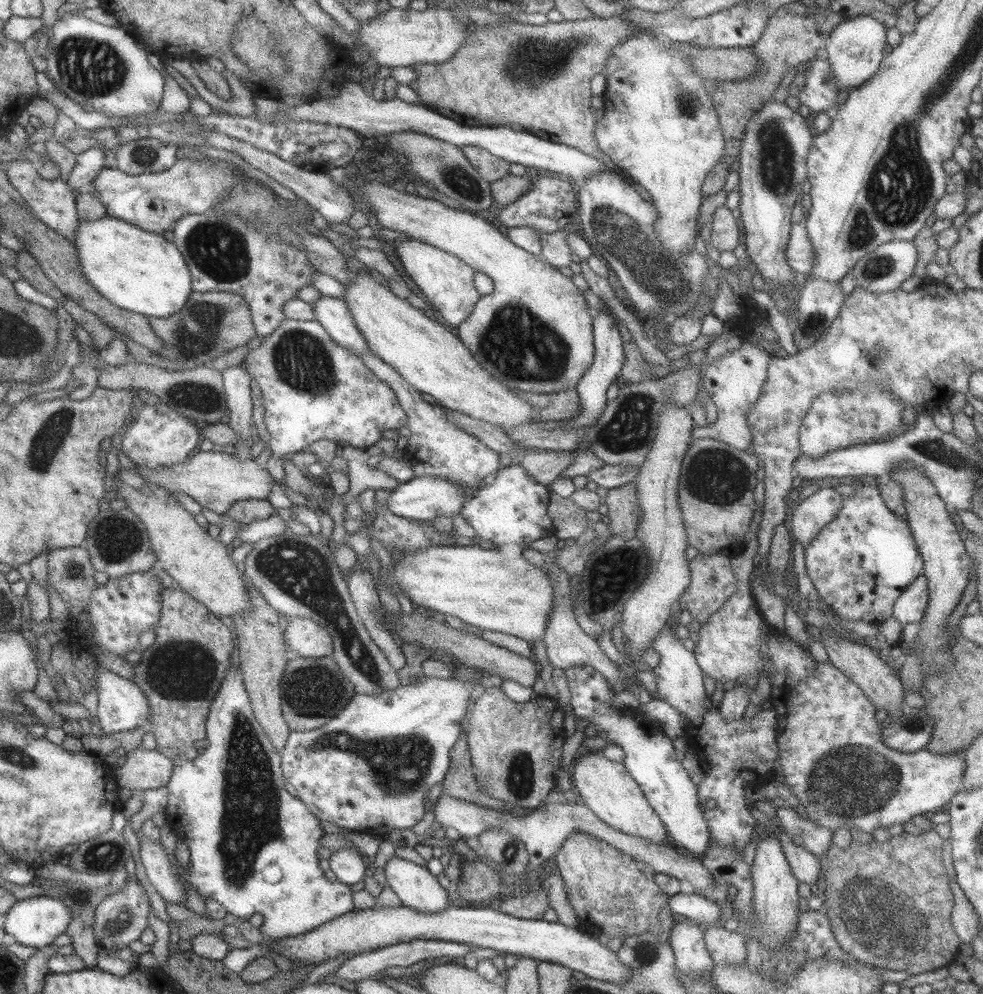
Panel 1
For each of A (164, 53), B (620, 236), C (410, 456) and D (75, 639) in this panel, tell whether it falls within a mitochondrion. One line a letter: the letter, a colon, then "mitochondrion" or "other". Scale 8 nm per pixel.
A: other
B: mitochondrion
C: other
D: other

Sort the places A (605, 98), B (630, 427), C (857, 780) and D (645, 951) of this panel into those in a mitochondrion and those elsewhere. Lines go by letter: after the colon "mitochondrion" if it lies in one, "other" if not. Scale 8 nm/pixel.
A: other
B: mitochondrion
C: mitochondrion
D: mitochondrion

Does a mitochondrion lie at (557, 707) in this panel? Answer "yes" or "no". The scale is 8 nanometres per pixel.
no

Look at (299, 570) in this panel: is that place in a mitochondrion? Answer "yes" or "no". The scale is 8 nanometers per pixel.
yes

